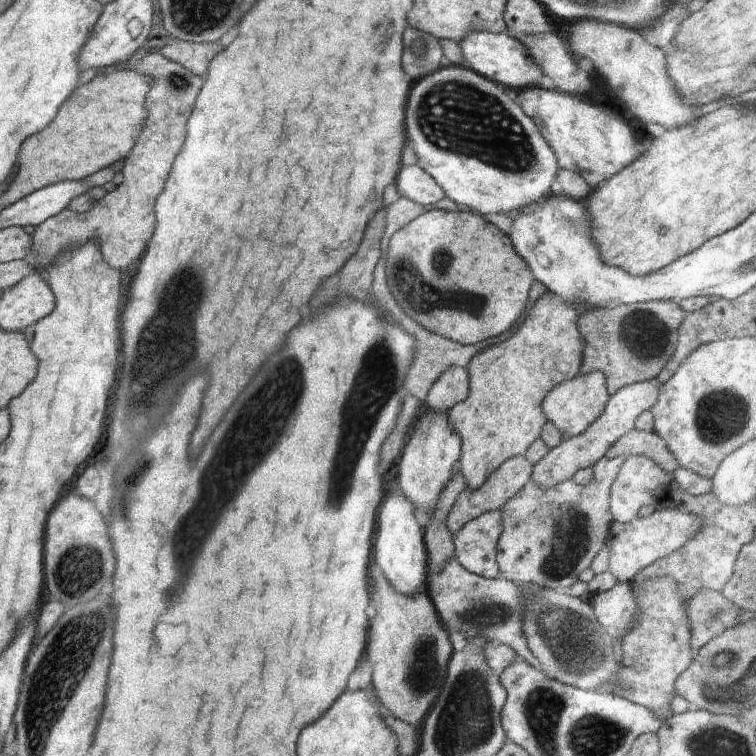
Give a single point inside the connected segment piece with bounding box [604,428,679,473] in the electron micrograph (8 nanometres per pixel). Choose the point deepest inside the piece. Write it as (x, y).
(644, 443)

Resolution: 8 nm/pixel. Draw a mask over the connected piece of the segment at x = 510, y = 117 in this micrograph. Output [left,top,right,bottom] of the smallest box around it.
[406,63,559,216]

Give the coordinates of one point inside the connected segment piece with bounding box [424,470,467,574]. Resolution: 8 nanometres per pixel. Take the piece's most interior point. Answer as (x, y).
(438, 539)

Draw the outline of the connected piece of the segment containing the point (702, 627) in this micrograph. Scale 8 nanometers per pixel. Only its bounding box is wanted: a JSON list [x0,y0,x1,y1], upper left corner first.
[688,589,742,652]

